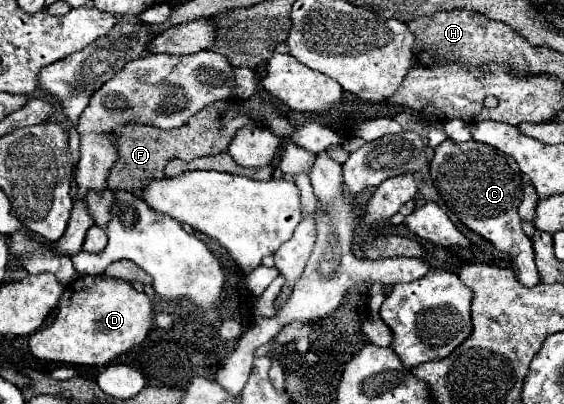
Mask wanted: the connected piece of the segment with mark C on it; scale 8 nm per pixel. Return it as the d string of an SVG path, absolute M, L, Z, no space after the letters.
M445 139L441 145L435 147L429 171L435 189L443 197L445 205L457 215L457 219L473 233L489 241L495 249L507 253L513 261L513 271L523 285L535 285L539 273L535 267L533 245L521 229L521 221L517 215L517 207L523 199L523 175L521 171L517 171L517 163L513 163L509 155L501 155L499 149L481 145L477 141L457 143Z

